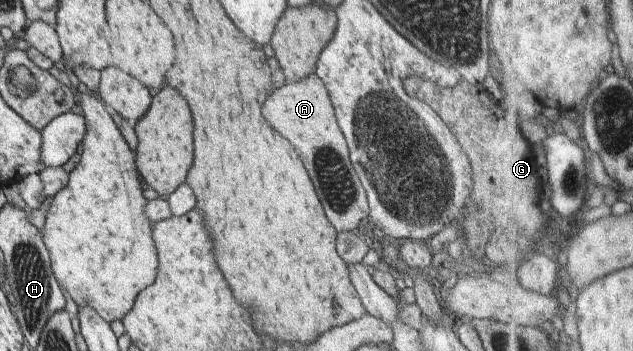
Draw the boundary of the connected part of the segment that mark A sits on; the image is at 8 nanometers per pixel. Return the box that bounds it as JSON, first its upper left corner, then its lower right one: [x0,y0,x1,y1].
[261,74,369,233]

